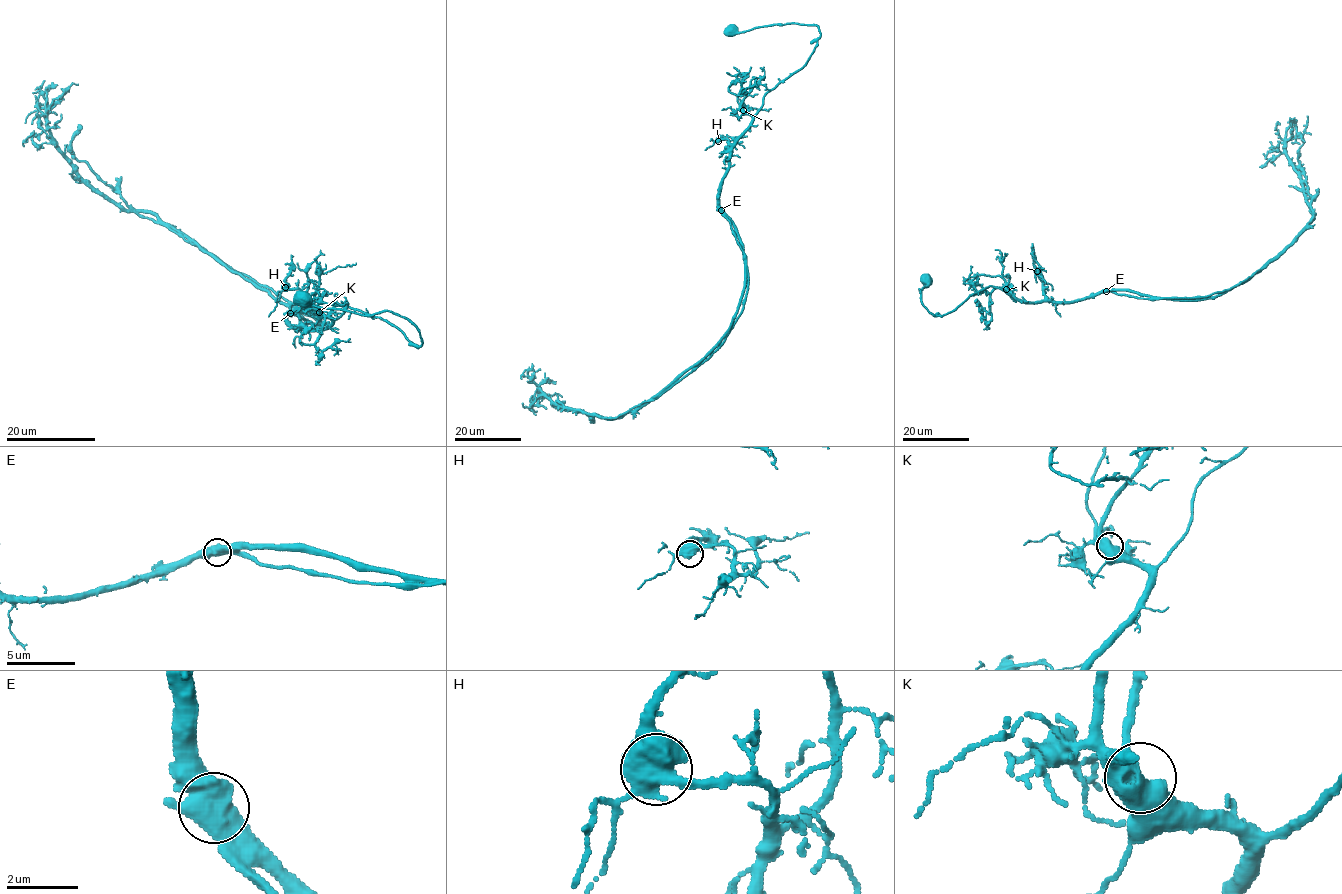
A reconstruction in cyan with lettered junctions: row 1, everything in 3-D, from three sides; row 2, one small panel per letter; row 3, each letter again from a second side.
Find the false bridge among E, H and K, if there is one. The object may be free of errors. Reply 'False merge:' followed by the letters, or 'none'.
False merge: E

